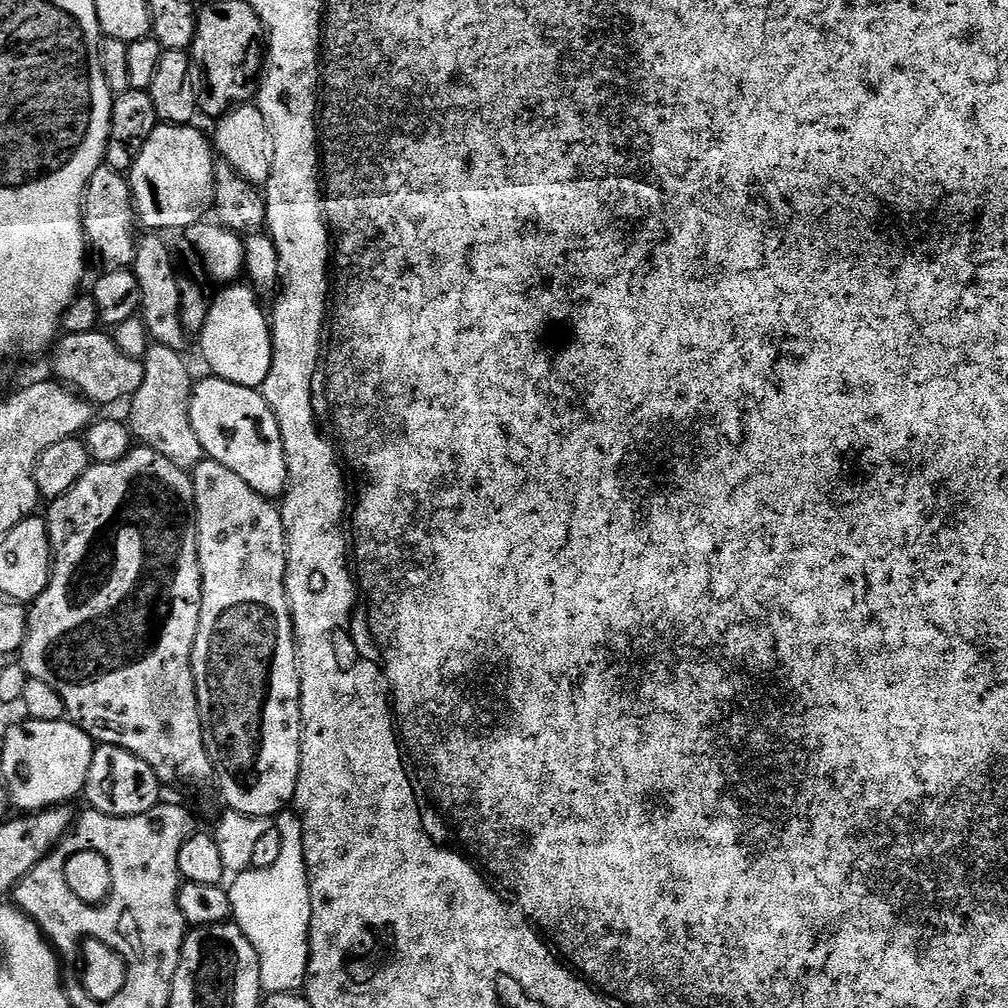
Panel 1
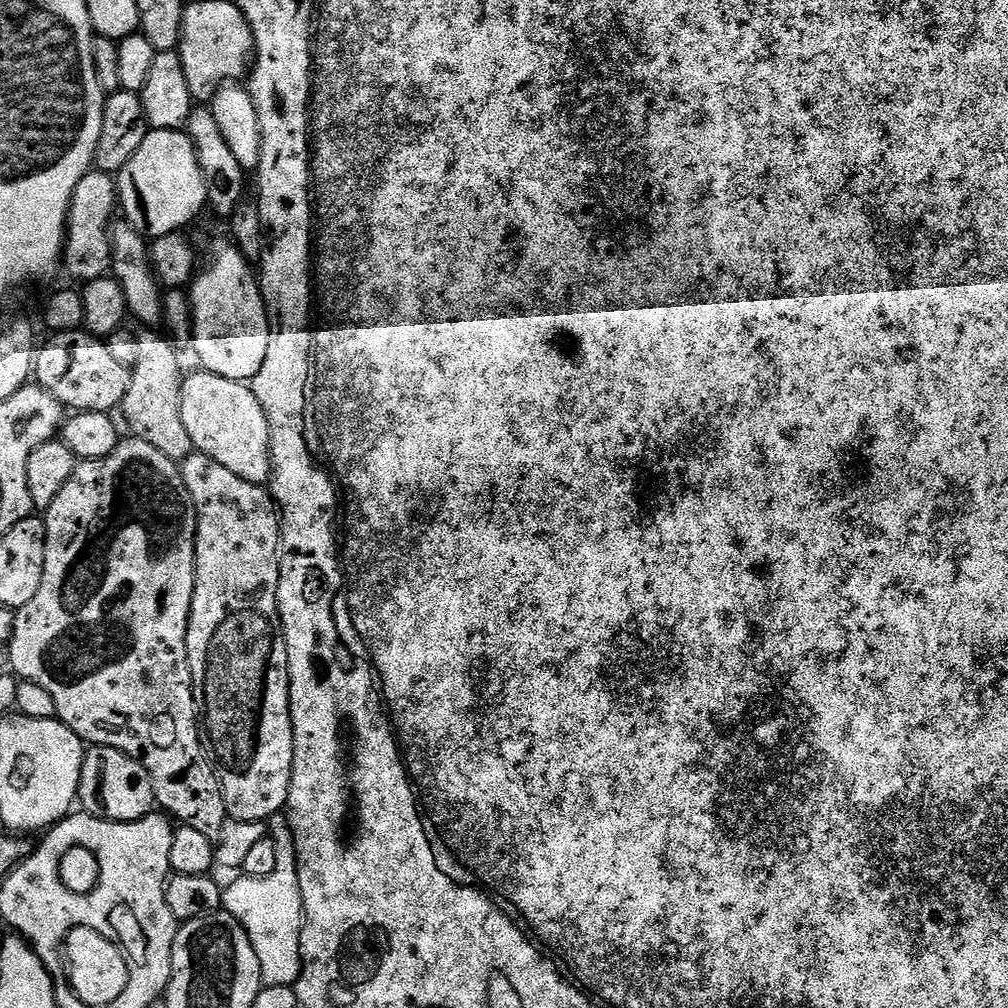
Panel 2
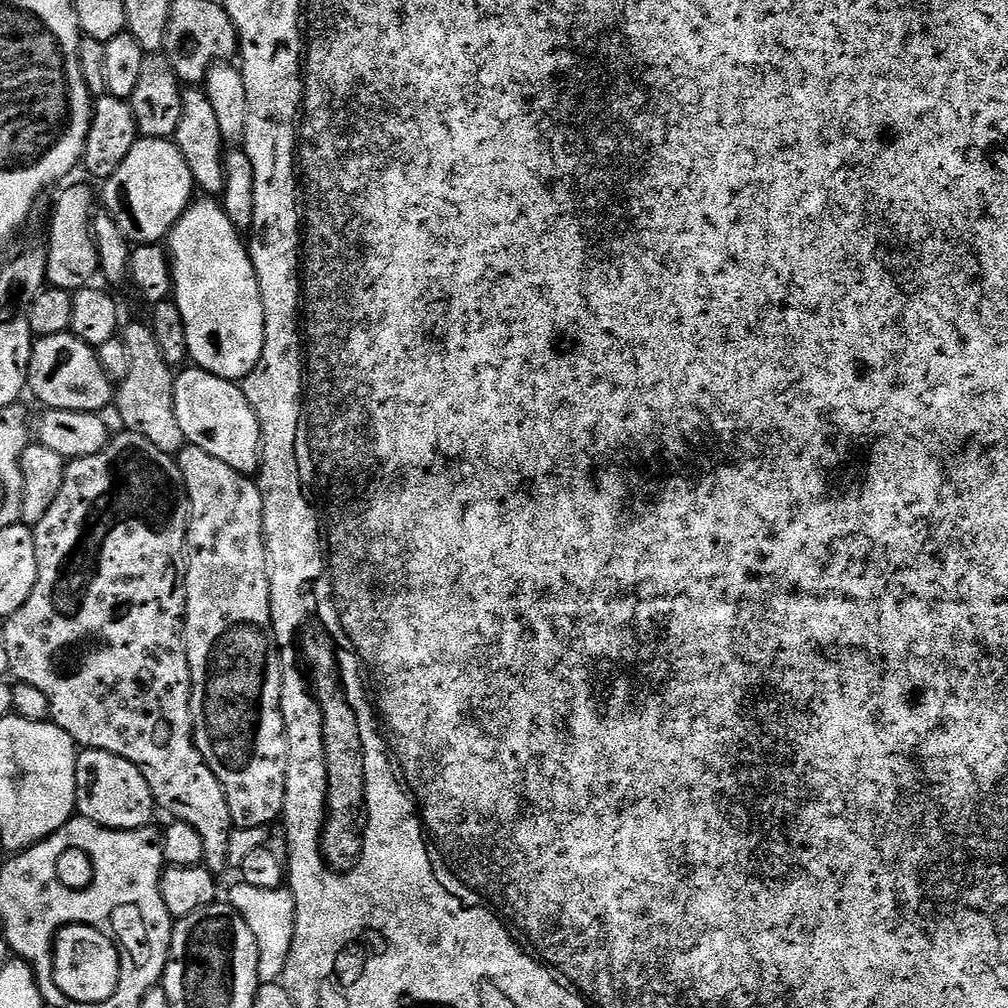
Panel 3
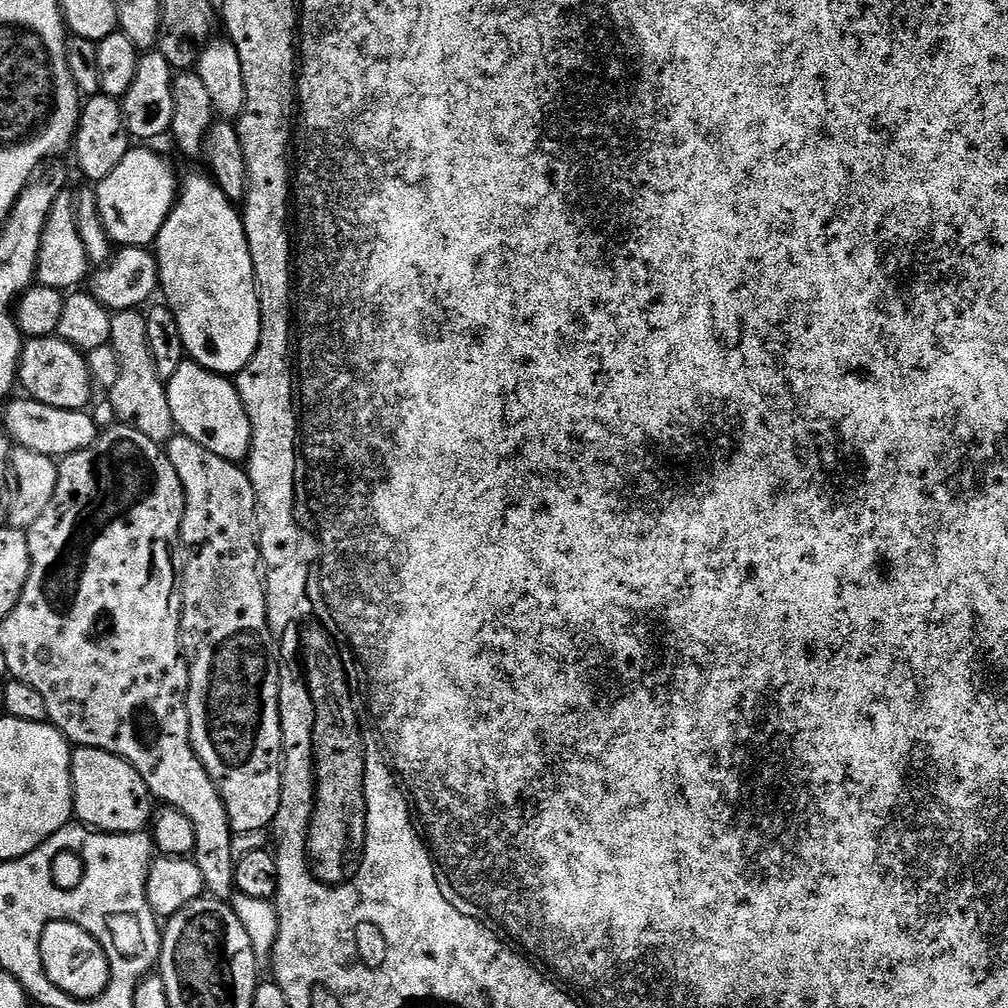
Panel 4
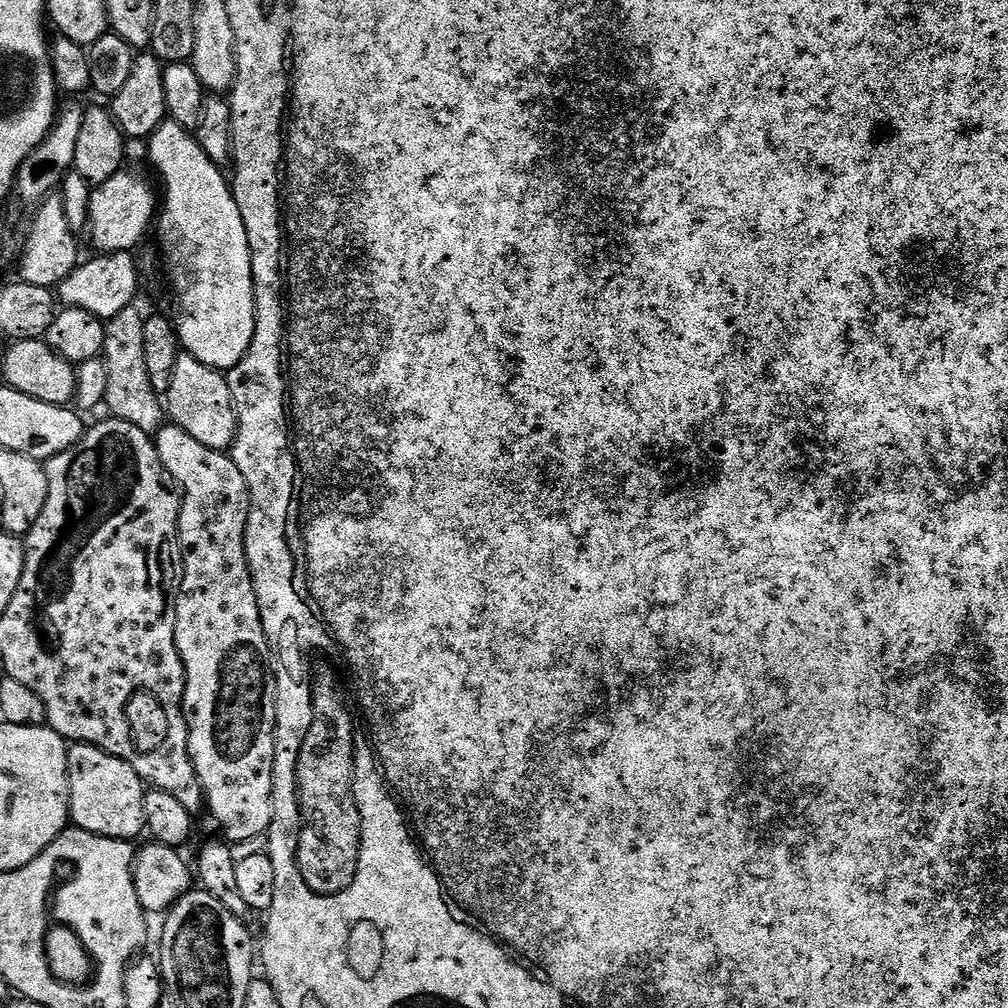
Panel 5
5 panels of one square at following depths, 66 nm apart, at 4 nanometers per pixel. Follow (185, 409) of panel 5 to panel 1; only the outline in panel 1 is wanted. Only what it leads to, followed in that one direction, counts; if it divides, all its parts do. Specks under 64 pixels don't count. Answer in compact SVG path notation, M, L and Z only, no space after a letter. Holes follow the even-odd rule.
M207 378L192 389L190 402L190 422L194 426L194 434L198 434L198 442L202 442L205 457L222 462L226 470L234 470L246 486L250 486L258 494L269 498L283 497L288 487L288 463L286 450L282 442L282 430L278 426L278 418L270 410L264 400L263 391L238 386L229 380Z

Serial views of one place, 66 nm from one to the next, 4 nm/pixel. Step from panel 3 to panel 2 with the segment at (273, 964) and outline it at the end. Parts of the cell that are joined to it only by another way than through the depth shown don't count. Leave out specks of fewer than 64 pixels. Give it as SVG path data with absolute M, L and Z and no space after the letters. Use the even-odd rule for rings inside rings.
M287 815L272 817L270 838L275 842L278 854L274 871L266 874L266 878L237 875L237 880L223 889L222 908L246 930L254 946L254 954L258 954L261 981L269 988L287 988L295 985L300 976L300 939L304 929L304 902L298 884L296 843Z

